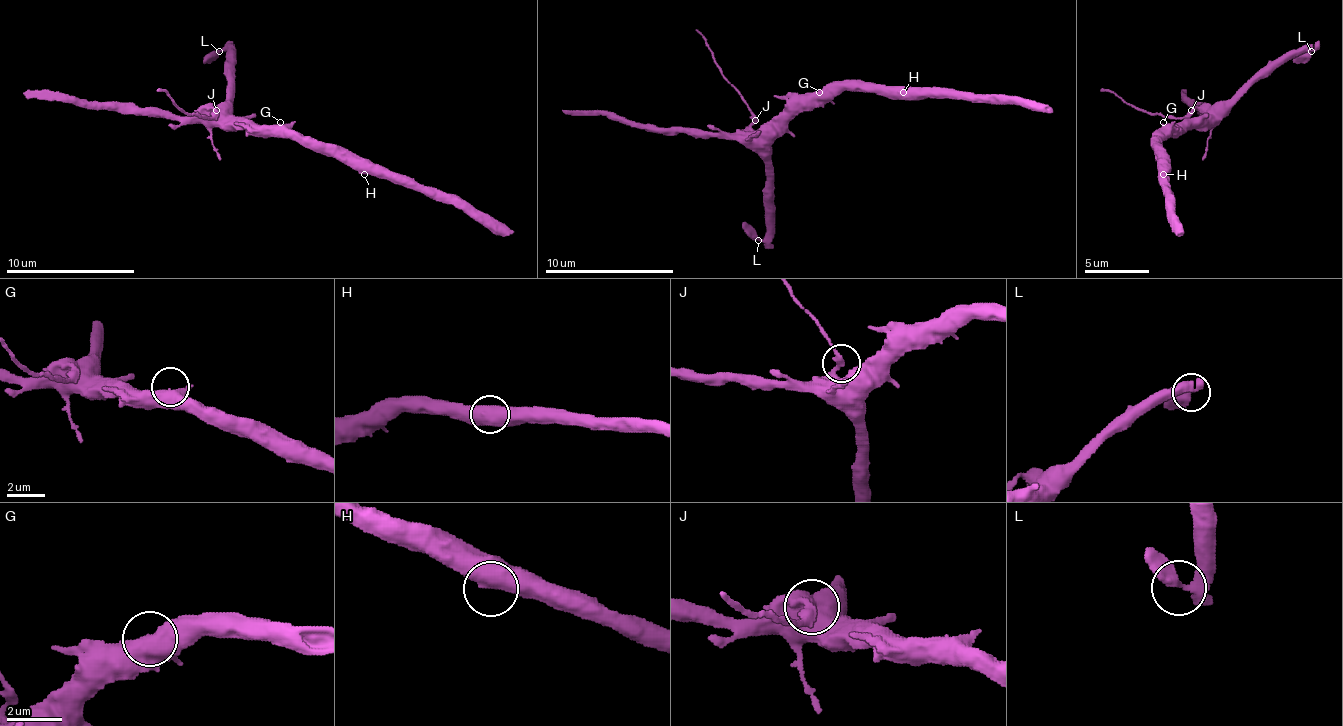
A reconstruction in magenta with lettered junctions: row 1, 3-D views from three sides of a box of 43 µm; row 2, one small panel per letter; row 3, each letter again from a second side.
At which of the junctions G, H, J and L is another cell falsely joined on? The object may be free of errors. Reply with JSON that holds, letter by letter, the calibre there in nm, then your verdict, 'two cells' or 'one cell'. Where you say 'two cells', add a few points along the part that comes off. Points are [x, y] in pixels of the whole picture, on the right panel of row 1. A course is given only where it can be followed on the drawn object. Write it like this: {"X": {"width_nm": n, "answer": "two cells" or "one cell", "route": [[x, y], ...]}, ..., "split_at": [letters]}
{"G": {"width_nm": 440, "answer": "one cell"}, "H": {"width_nm": 750, "answer": "one cell"}, "J": {"width_nm": 300, "answer": "two cells", "route": [[1192, 109], [1182, 116], [1153, 116], [1101, 87]]}, "L": {"width_nm": 400, "answer": "one cell"}, "split_at": ["J"]}

